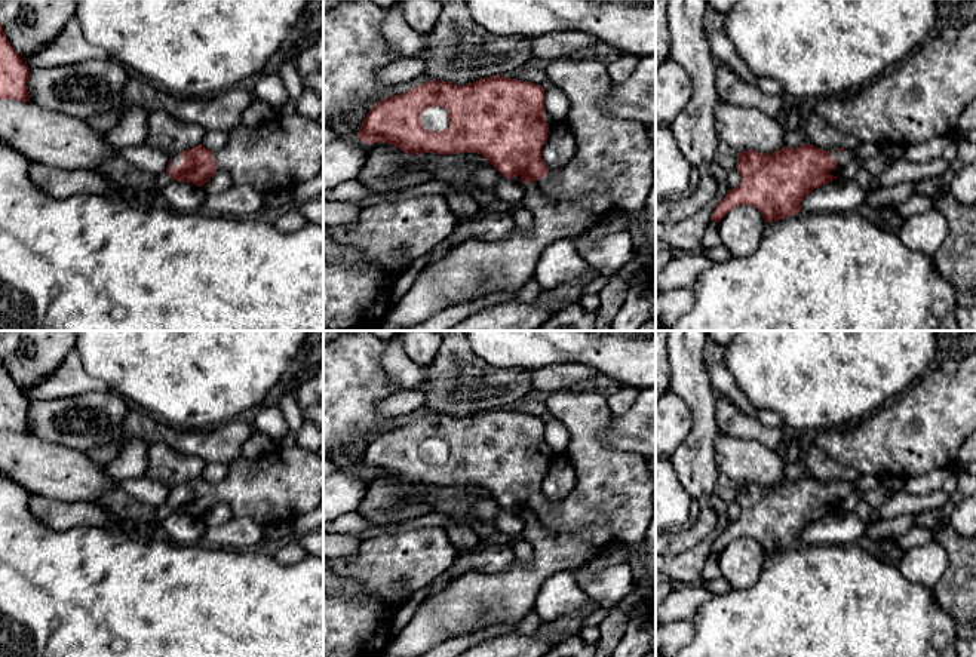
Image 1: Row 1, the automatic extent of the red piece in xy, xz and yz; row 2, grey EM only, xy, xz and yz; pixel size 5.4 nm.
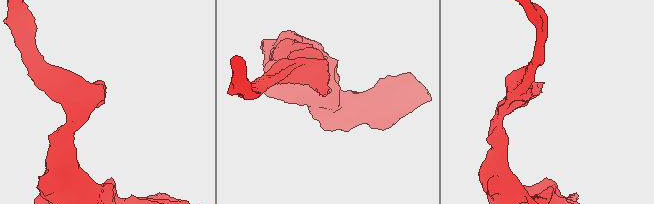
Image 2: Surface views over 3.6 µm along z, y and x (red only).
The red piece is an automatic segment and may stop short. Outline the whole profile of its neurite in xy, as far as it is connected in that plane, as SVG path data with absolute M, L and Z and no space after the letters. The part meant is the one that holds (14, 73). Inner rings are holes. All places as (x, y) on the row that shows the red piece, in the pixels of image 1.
M0 27L0 99L28 102L28 74L30 68L12 47Z

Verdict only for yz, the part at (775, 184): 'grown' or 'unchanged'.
grown

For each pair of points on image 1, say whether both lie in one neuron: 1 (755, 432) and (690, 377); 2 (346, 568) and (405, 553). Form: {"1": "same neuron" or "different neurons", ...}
{"1": "different neurons", "2": "same neuron"}

